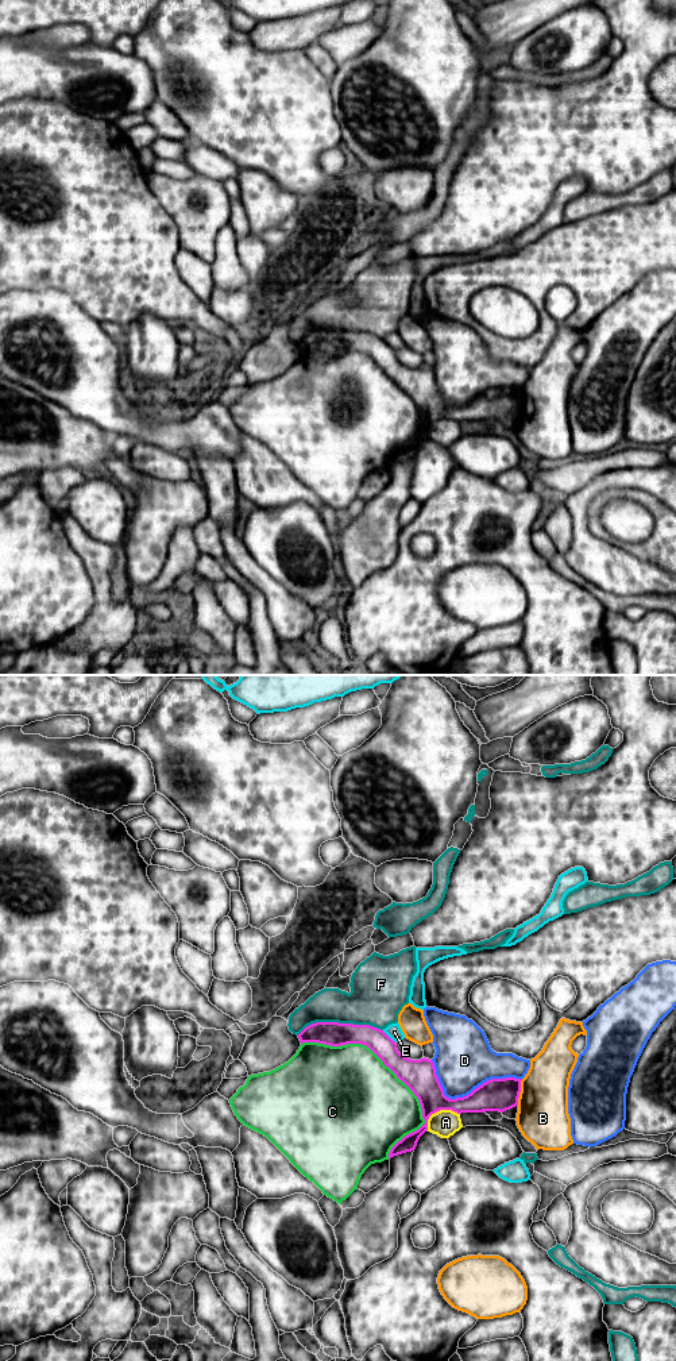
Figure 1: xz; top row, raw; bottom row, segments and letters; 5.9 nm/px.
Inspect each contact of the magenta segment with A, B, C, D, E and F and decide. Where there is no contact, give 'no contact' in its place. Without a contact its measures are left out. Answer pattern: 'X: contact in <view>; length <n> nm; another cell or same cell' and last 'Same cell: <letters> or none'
A: contact in xz; length 220 nm; another cell
B: contact in xz; length 150 nm; another cell
C: contact in xz; length 900 nm; another cell
D: contact in xz; length 550 nm; another cell
E: contact in xz; length 110 nm; another cell
F: contact in xz; length 500 nm; another cell
Same cell: none

